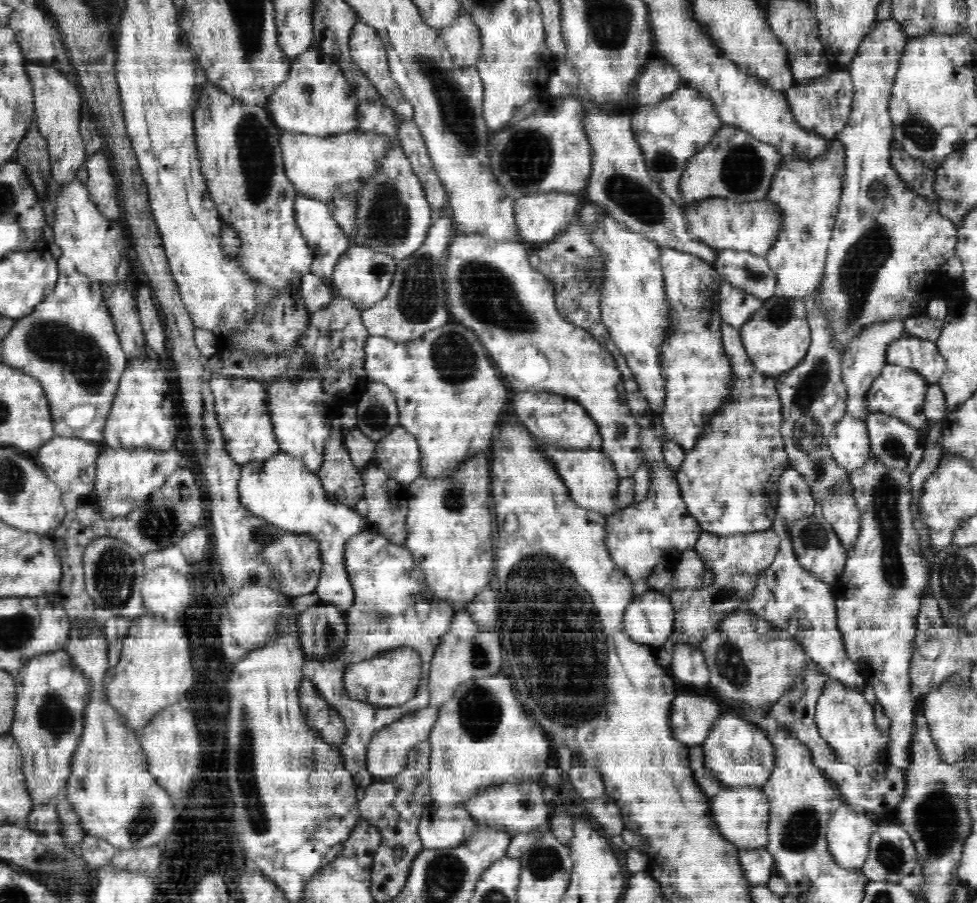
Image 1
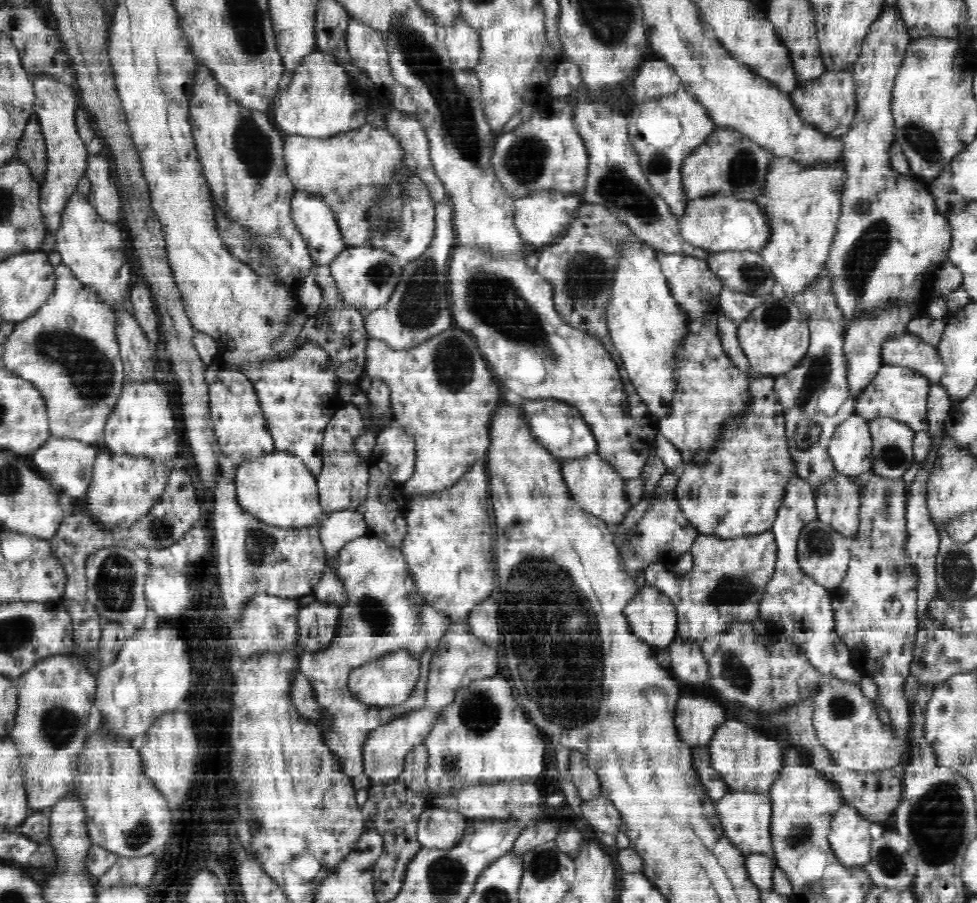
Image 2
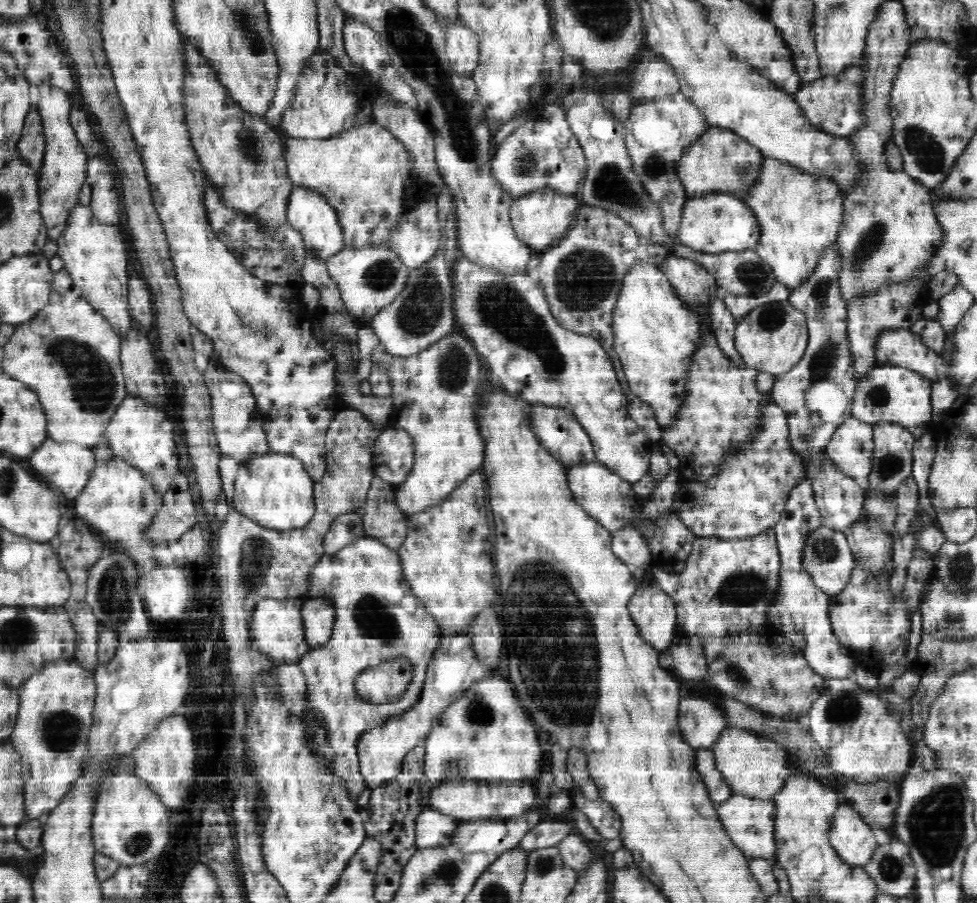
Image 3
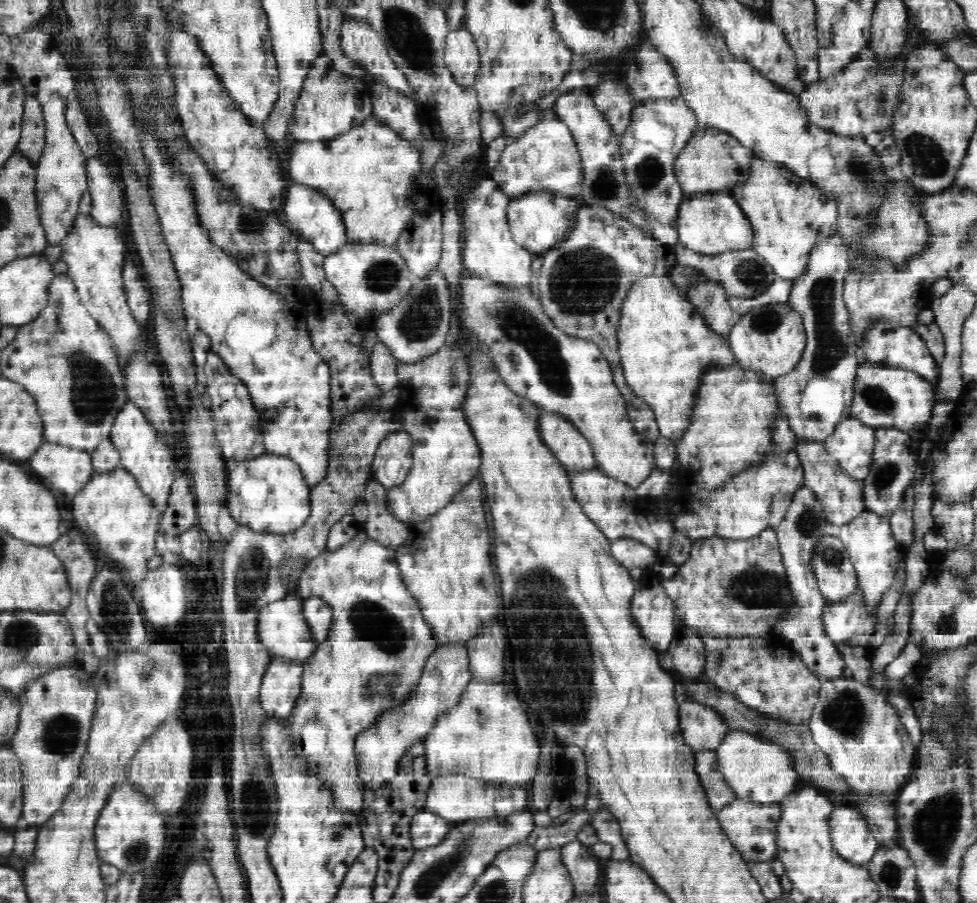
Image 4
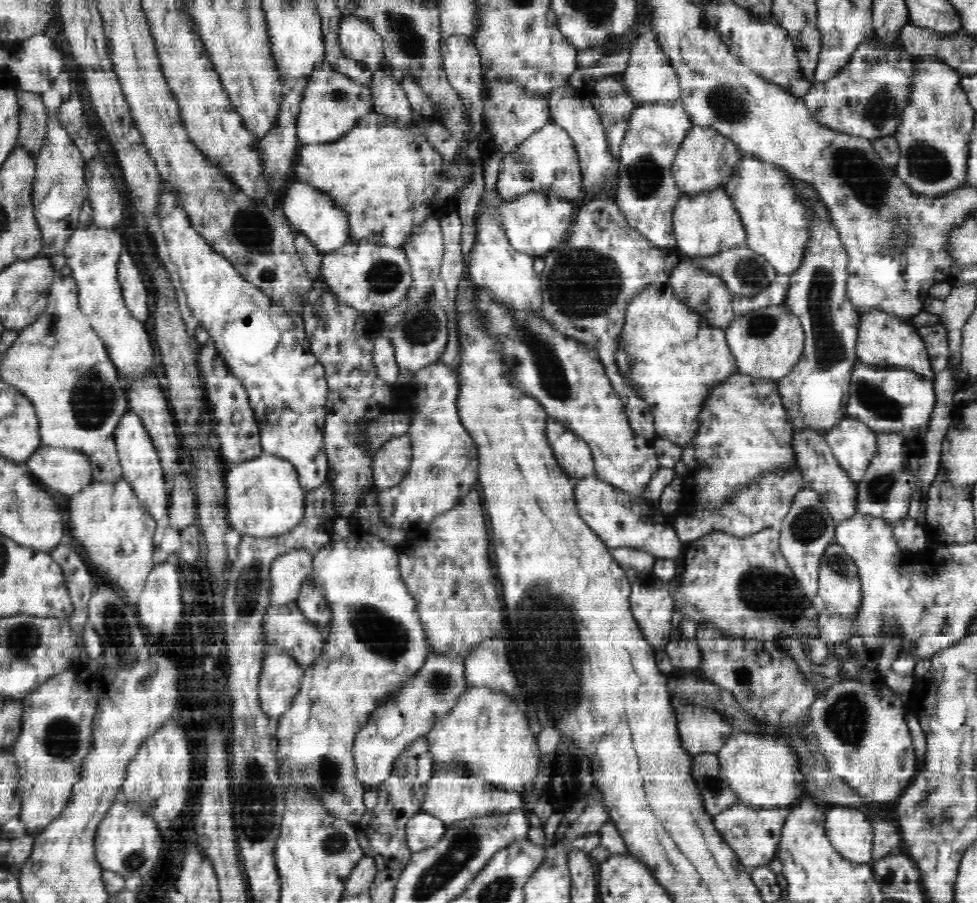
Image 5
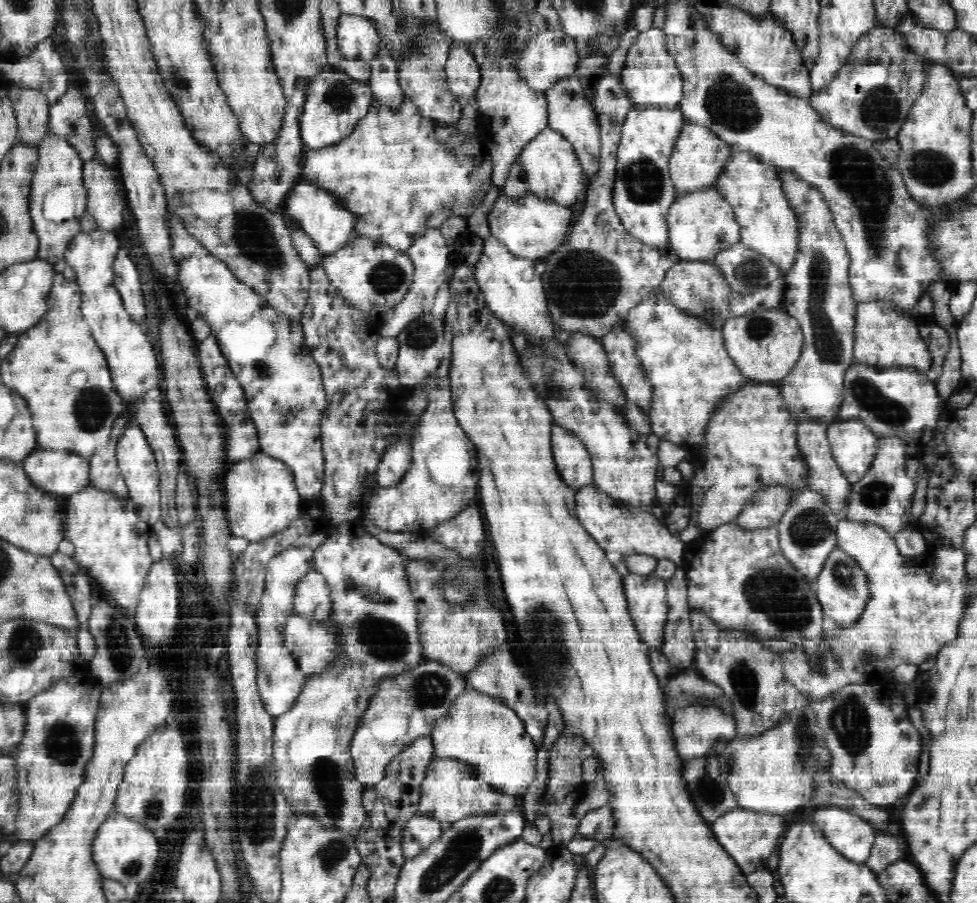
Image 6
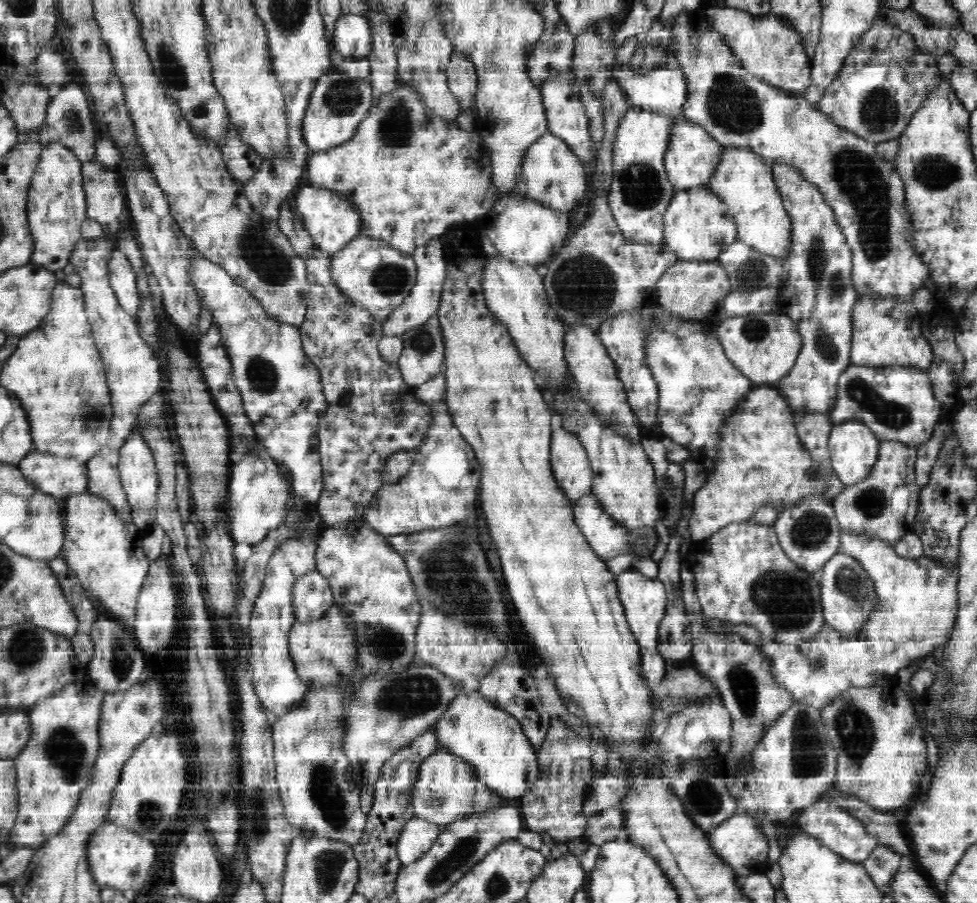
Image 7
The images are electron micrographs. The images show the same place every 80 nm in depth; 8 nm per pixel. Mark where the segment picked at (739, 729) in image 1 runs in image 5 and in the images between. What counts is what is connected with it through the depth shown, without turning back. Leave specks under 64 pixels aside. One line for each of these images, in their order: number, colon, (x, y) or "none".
2: (744, 758)
3: (751, 764)
4: (756, 769)
5: (763, 771)

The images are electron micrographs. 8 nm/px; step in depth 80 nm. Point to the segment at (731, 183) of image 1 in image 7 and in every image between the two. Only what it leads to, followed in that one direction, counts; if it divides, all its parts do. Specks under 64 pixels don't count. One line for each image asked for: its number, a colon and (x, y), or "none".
2: (730, 164)
3: (722, 162)
4: (713, 160)
5: (707, 160)
6: (698, 161)
7: (693, 156)

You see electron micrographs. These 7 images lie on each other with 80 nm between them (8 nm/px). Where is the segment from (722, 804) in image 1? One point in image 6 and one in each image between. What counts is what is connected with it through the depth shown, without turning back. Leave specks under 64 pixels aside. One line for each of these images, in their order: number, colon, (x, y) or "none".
2: (744, 815)
3: (749, 821)
4: (752, 827)
5: (754, 832)
6: (751, 837)

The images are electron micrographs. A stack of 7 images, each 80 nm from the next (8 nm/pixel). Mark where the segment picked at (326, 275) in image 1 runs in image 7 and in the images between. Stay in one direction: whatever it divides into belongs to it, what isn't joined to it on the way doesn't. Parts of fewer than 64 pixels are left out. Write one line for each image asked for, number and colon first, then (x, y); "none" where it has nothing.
2: (315, 221)
3: (308, 212)
4: (307, 212)
5: (310, 212)
6: (310, 209)
7: (332, 222)

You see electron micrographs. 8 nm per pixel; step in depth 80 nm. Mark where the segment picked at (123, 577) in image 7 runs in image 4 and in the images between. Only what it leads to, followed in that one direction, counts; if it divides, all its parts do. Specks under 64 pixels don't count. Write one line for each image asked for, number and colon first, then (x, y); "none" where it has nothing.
4: (114, 511)
5: (114, 528)
6: (111, 540)

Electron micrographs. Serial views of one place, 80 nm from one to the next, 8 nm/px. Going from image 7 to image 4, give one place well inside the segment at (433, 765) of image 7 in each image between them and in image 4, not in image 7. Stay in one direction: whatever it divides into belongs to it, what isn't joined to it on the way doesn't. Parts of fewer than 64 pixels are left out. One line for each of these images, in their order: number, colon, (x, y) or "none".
4: (458, 797)
5: (452, 795)
6: (450, 792)

